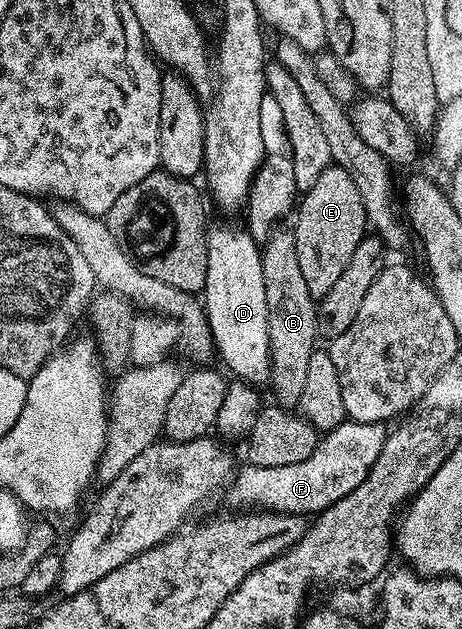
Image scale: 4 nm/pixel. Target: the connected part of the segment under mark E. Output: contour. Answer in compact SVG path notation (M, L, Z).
M331 164L324 168L324 172L320 172L316 184L312 184L312 188L308 188L301 195L296 206L297 214L298 219L292 223L296 257L300 263L300 273L308 283L308 292L312 292L312 296L317 300L332 292L332 287L336 285L336 280L340 280L344 268L348 268L348 260L352 260L352 252L356 252L356 244L360 244L360 240L368 233L364 200L360 196L360 188L356 188L356 180L352 180L352 176L344 168Z

